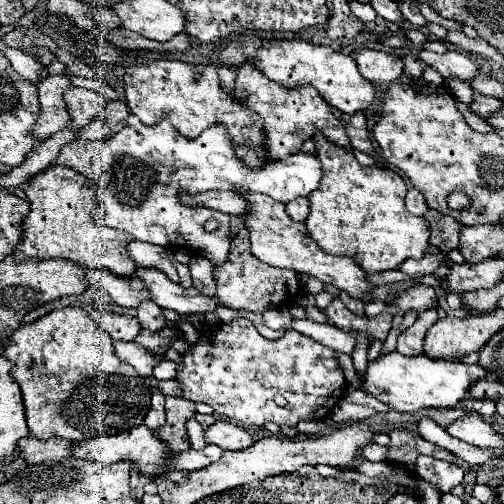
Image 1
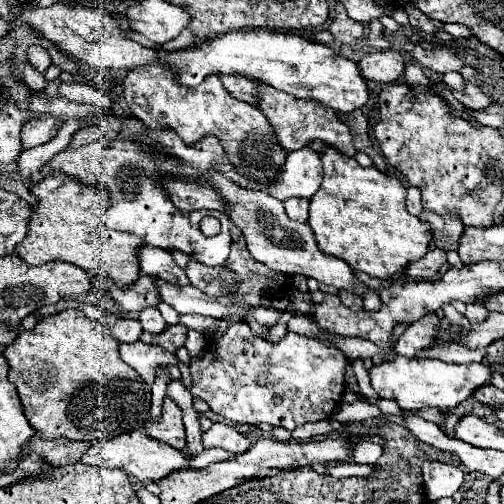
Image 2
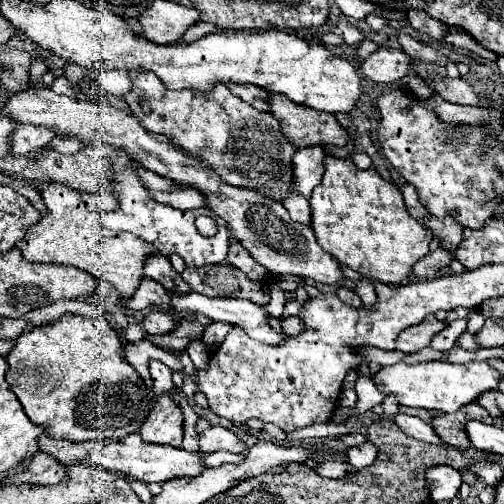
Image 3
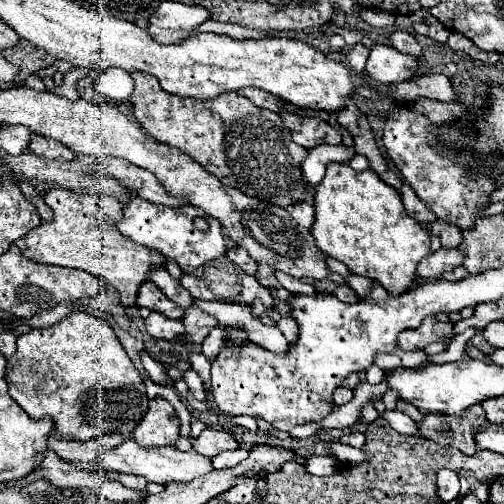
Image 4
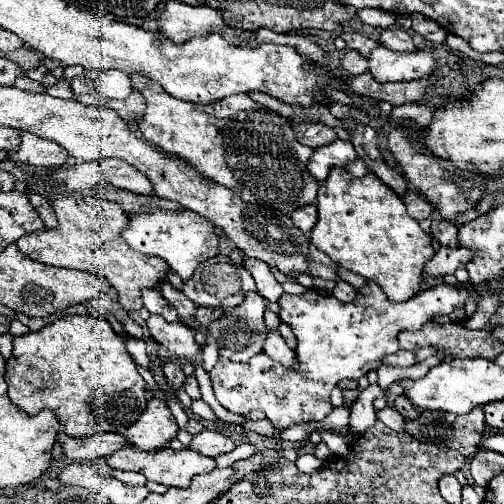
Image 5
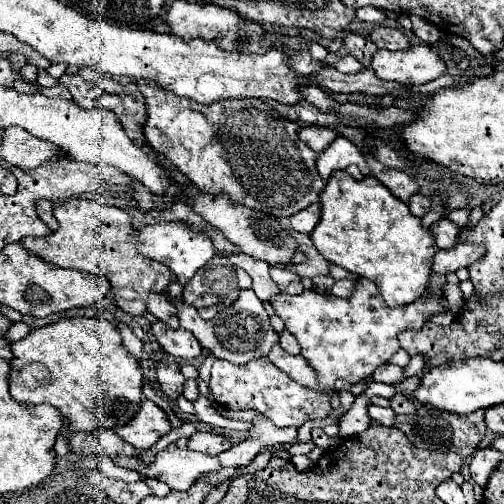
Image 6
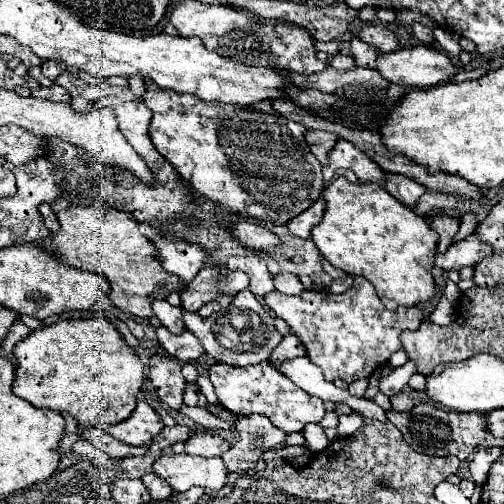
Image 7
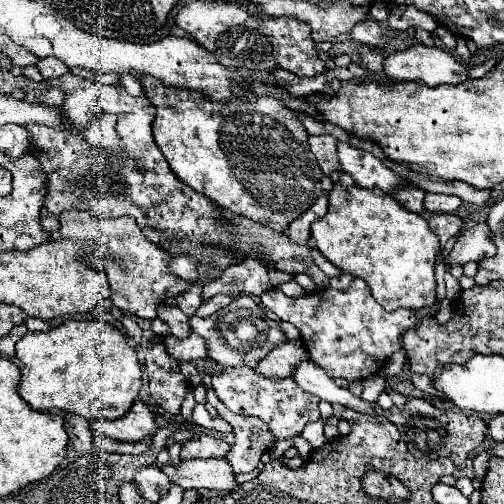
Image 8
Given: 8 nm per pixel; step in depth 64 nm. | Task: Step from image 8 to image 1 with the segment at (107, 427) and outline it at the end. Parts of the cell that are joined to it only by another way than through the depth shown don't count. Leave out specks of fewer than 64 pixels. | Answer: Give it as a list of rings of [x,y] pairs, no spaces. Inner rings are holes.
[[[166,398],[166,424],[154,434],[166,442],[174,452],[184,452],[190,448],[186,434],[186,420],[196,414],[196,404],[184,398]]]

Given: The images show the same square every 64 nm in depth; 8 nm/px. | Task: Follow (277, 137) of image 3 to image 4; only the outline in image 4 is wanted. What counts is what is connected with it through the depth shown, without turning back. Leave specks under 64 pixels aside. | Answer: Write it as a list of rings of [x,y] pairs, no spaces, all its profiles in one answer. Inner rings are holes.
[[[132,72],[130,76],[134,80],[134,92],[130,96],[134,118],[150,138],[178,148],[204,166],[224,186],[234,186],[248,196],[256,196],[280,208],[314,200],[314,190],[306,184],[300,170],[308,150],[292,140],[280,114],[258,108],[244,96],[232,92],[226,96],[224,128],[222,118],[214,116],[208,104],[164,92],[154,76],[142,72]]]

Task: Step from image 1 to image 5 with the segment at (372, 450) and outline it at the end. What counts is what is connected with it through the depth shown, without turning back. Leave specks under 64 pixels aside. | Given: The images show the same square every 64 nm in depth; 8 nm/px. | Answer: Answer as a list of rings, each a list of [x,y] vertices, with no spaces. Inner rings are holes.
[[[322,432],[322,440],[328,444],[328,448],[332,450],[332,454],[338,456],[348,456],[348,444],[344,440],[342,434],[330,434],[330,432]]]

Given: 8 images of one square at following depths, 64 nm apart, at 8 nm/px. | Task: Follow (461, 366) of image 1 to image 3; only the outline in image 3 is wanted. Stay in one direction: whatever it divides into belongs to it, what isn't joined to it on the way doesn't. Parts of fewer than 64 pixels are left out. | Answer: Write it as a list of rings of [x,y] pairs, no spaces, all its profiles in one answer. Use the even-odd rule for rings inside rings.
[[[398,362],[392,366],[384,366],[378,376],[374,378],[374,384],[384,394],[394,394],[400,404],[412,406],[412,408],[424,408],[424,410],[438,410],[438,412],[456,412],[464,404],[474,402],[480,394],[488,390],[498,390],[502,374],[494,370],[488,362],[464,362],[464,364],[452,364],[452,362],[422,362],[422,364],[406,364]]]

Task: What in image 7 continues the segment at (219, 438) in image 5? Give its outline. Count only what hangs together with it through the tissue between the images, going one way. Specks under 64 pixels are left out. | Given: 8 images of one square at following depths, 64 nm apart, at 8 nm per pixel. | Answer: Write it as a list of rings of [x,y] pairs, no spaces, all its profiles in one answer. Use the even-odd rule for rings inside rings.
[[[198,432],[198,434],[190,436],[184,444],[186,444],[184,446],[186,454],[190,454],[190,456],[206,456],[206,458],[222,456],[230,448],[230,444],[224,438],[220,438],[216,434],[210,434],[210,432]]]

